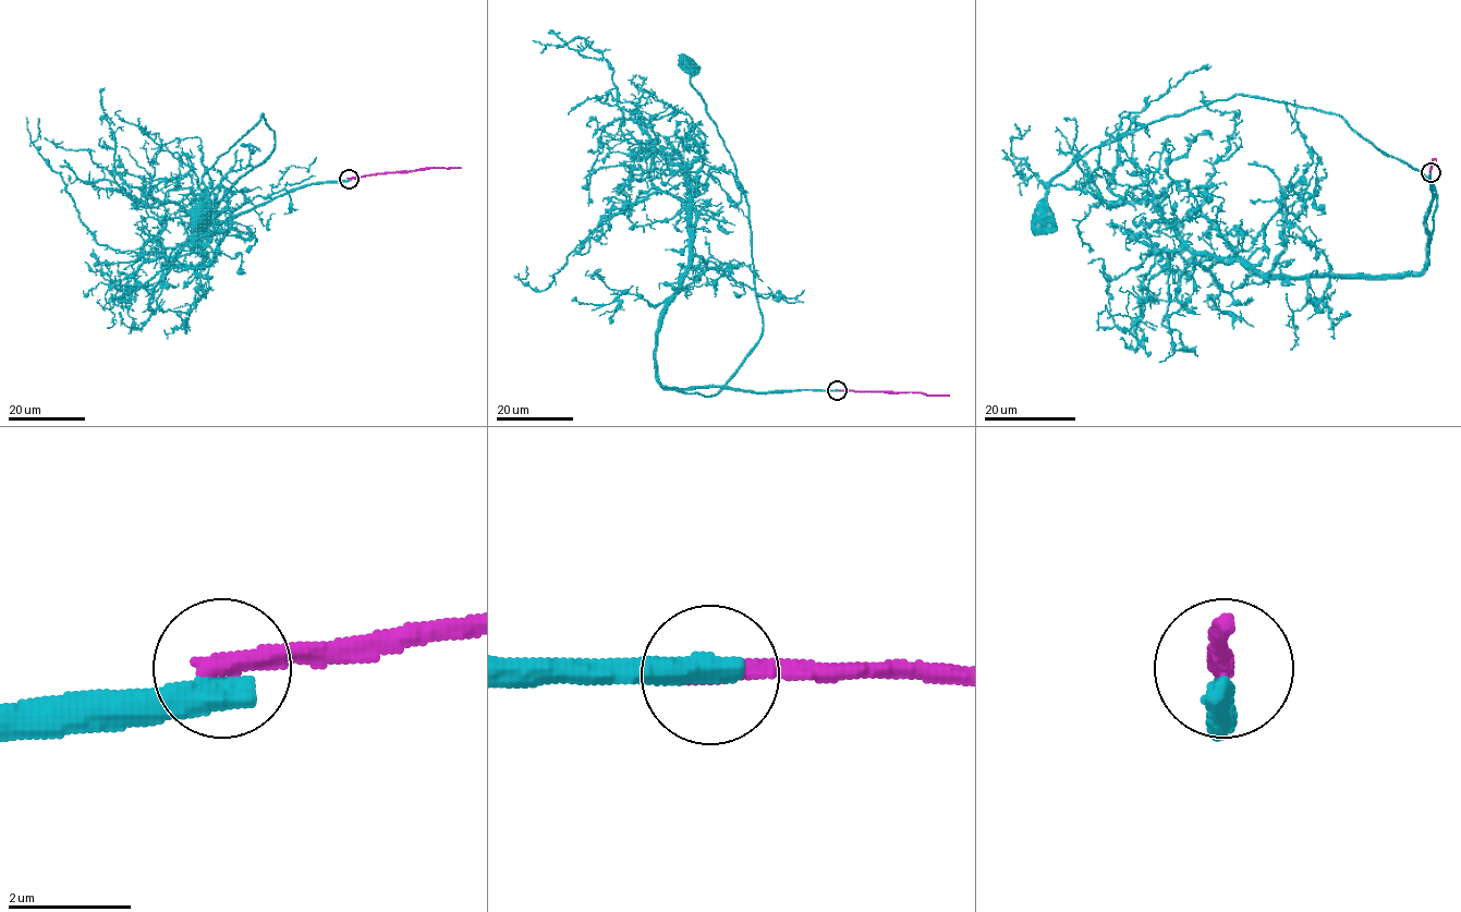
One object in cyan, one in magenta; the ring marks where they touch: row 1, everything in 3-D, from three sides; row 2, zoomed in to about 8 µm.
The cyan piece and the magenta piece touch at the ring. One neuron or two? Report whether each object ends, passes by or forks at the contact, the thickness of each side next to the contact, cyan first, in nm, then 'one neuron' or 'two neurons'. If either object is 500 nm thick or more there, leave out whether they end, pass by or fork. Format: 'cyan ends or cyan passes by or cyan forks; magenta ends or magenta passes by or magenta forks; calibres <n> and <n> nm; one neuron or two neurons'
cyan ends; magenta ends; calibres 480 and 360 nm; two neurons

